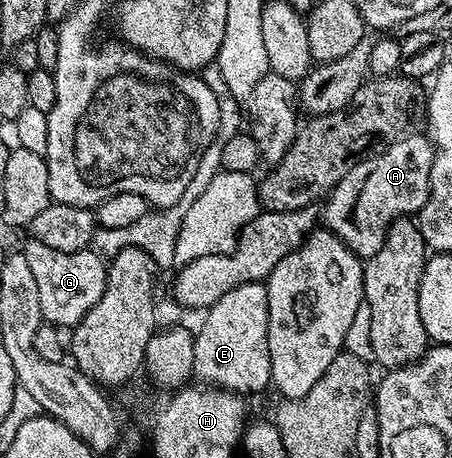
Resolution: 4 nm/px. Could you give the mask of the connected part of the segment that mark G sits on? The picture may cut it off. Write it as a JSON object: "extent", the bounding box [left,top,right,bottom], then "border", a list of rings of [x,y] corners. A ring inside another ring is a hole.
{"extent":[23,239,106,326],"border":[[[35,239],[28,241],[29,245],[23,248],[27,263],[31,266],[35,283],[39,289],[39,306],[41,315],[48,323],[54,326],[72,326],[79,323],[103,298],[105,289],[106,261],[100,260],[98,253],[93,250],[84,250],[77,253],[64,253],[45,246]]]}

